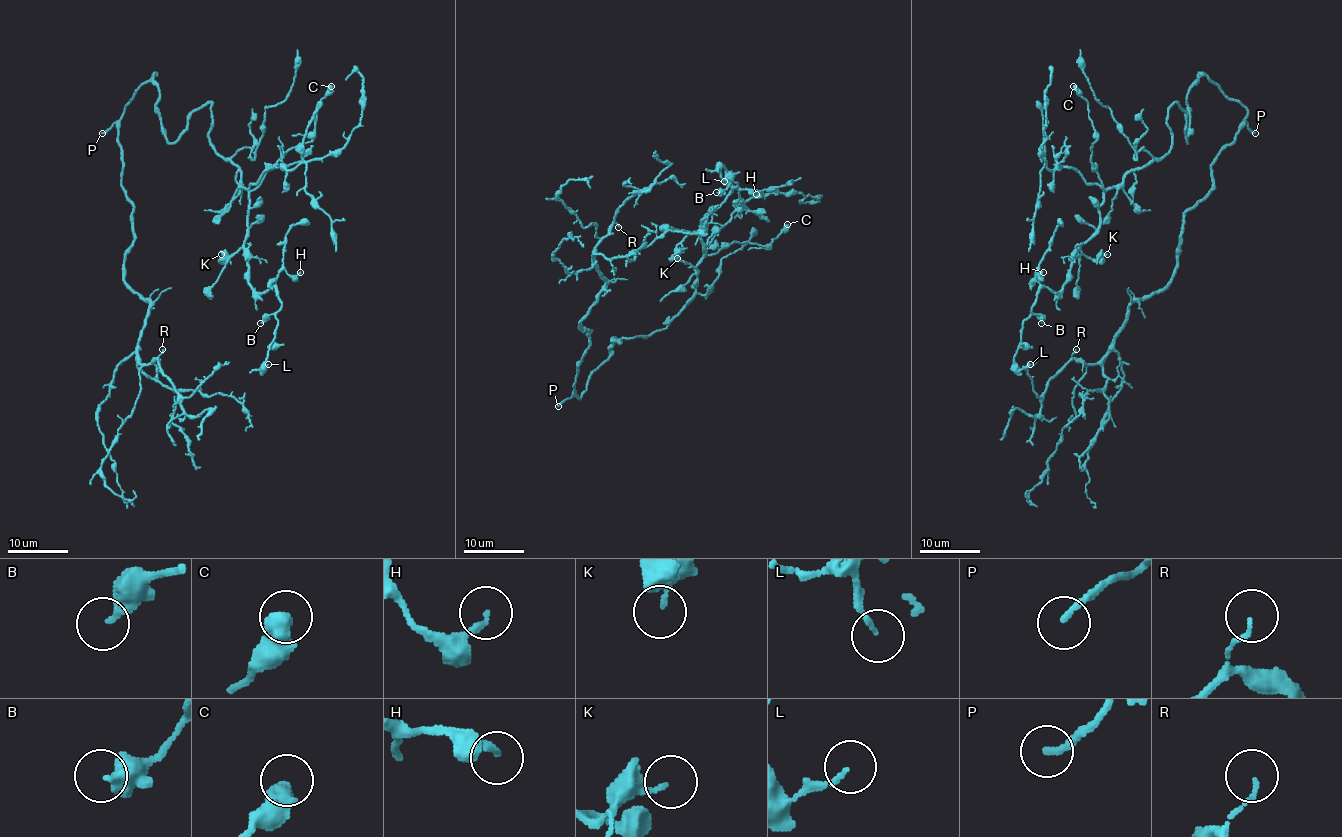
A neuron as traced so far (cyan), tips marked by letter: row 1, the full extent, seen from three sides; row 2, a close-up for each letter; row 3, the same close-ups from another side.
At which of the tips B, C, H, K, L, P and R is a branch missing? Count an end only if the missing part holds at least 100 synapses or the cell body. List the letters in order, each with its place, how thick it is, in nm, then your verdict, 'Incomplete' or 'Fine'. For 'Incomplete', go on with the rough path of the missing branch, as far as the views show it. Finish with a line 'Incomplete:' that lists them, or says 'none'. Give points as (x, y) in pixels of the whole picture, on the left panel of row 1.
B: Place: (260, 323). Thickness 360 nm. Fine
C: Place: (331, 86). Thickness 500 nm. Fine
H: Place: (300, 272). Thickness 170 nm. Fine
K: Place: (221, 254). Thickness 160 nm. Fine
L: Place: (268, 364). Thickness 110 nm. Fine
P: Place: (102, 133). Thickness 170 nm. Incomplete
R: Place: (162, 349). Thickness 100 nm. Fine
Incomplete: P

